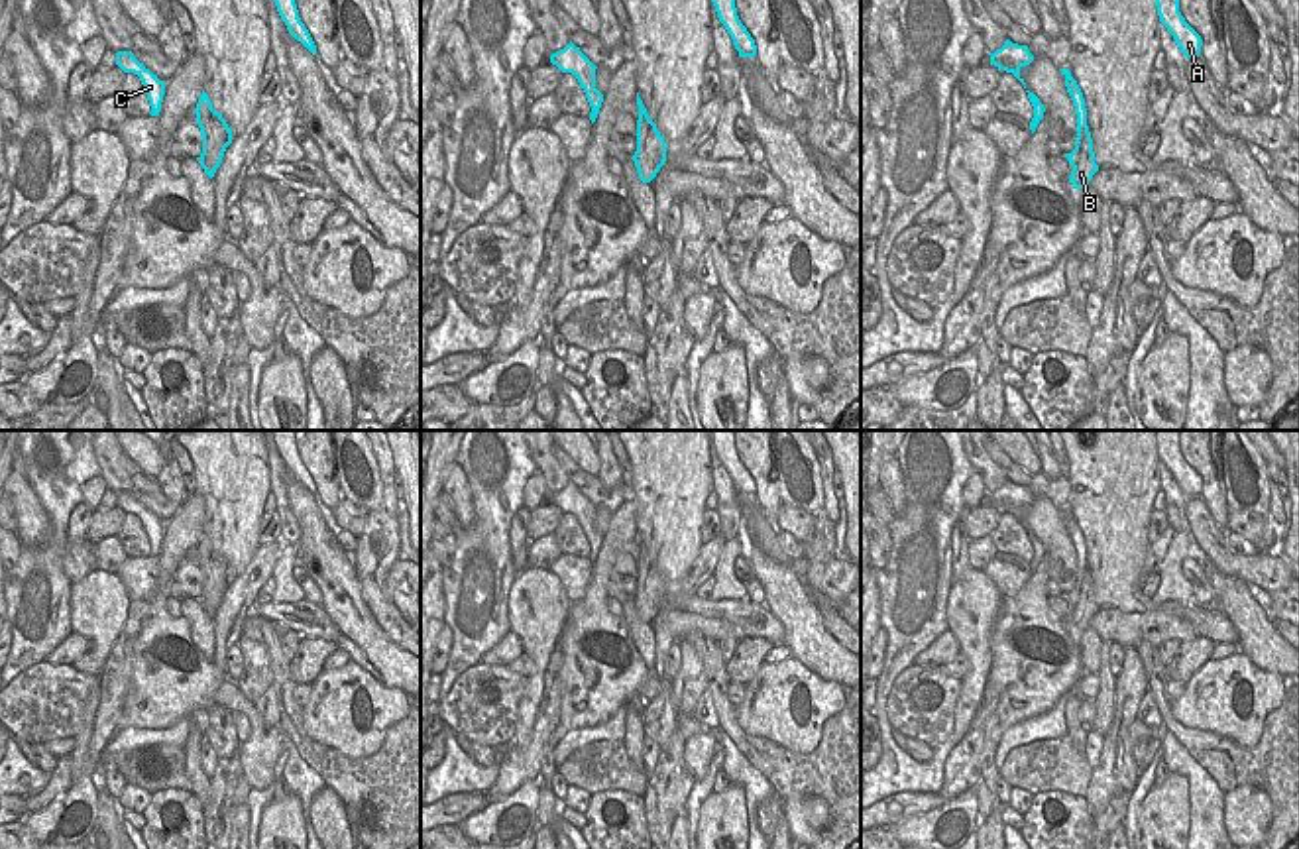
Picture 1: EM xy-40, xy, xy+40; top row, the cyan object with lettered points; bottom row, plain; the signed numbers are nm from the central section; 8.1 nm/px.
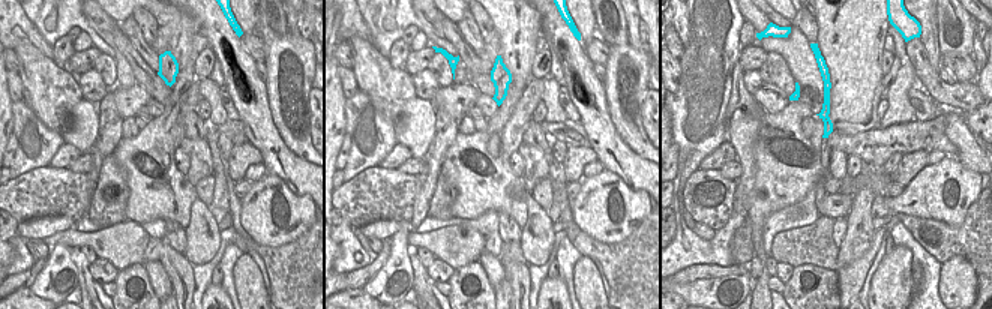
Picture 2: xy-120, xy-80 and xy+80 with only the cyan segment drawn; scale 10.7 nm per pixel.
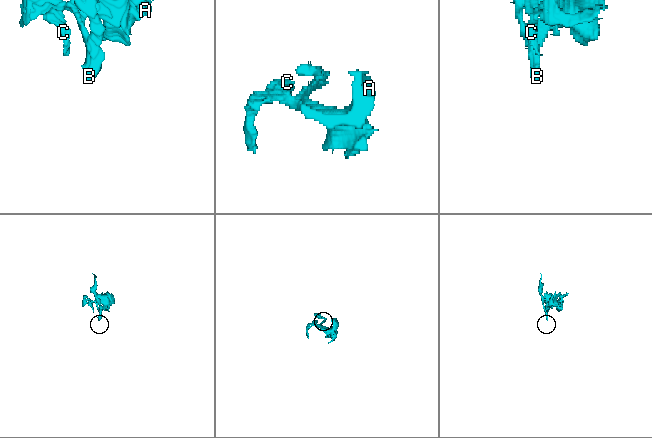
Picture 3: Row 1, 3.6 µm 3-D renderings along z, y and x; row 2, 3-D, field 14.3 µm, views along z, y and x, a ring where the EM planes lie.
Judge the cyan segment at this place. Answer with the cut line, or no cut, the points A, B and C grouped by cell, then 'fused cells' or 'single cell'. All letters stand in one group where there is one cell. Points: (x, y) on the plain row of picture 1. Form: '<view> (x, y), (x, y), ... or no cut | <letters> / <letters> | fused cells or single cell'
xy+40 (1085, 565), (1077, 568) | A C / B | fused cells

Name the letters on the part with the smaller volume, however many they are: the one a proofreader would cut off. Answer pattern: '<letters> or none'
B.

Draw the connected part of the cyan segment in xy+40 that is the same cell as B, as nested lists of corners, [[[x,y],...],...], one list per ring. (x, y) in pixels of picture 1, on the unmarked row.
[[[1089,566],[1083,570],[1077,568],[1075,590],[1071,594],[1065,594],[1065,597],[1073,607],[1069,617],[1073,629],[1087,629],[1093,615],[1099,611]]]

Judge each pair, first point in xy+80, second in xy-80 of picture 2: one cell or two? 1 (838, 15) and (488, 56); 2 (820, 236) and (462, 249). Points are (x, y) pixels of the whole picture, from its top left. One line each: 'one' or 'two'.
1: two
2: one

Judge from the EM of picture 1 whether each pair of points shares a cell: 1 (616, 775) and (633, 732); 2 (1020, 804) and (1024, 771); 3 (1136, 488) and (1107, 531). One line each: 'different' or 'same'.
1: different
2: different
3: same

